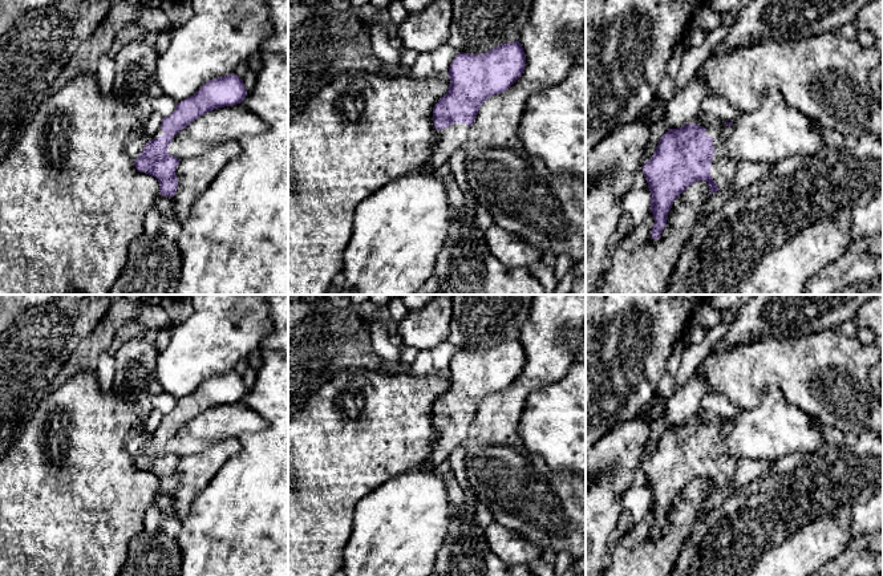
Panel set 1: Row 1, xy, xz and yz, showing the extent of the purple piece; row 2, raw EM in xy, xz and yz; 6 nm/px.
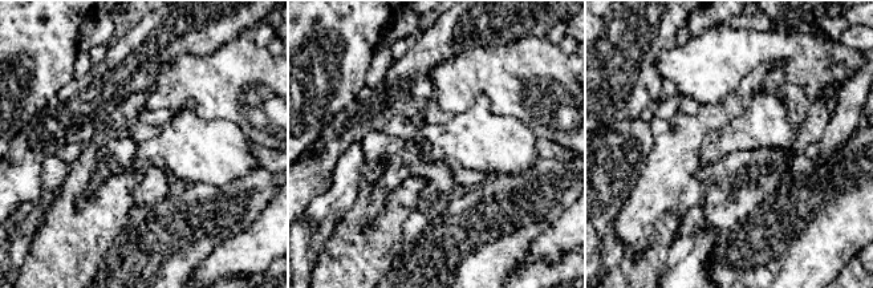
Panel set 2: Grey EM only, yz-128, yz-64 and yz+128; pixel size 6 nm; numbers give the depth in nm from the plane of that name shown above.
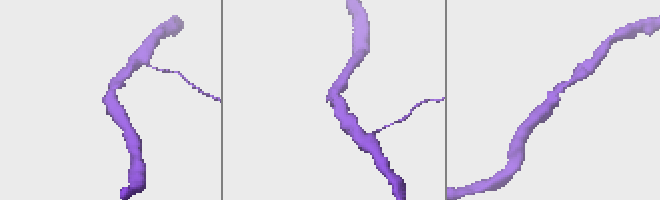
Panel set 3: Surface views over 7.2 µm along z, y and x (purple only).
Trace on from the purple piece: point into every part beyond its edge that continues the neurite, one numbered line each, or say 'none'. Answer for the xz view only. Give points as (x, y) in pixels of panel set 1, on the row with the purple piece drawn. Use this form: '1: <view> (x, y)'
1: xz (453, 137)

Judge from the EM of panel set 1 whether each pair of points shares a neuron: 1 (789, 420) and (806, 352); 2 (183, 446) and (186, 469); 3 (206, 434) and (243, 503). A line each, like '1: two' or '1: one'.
1: two
2: two
3: two

